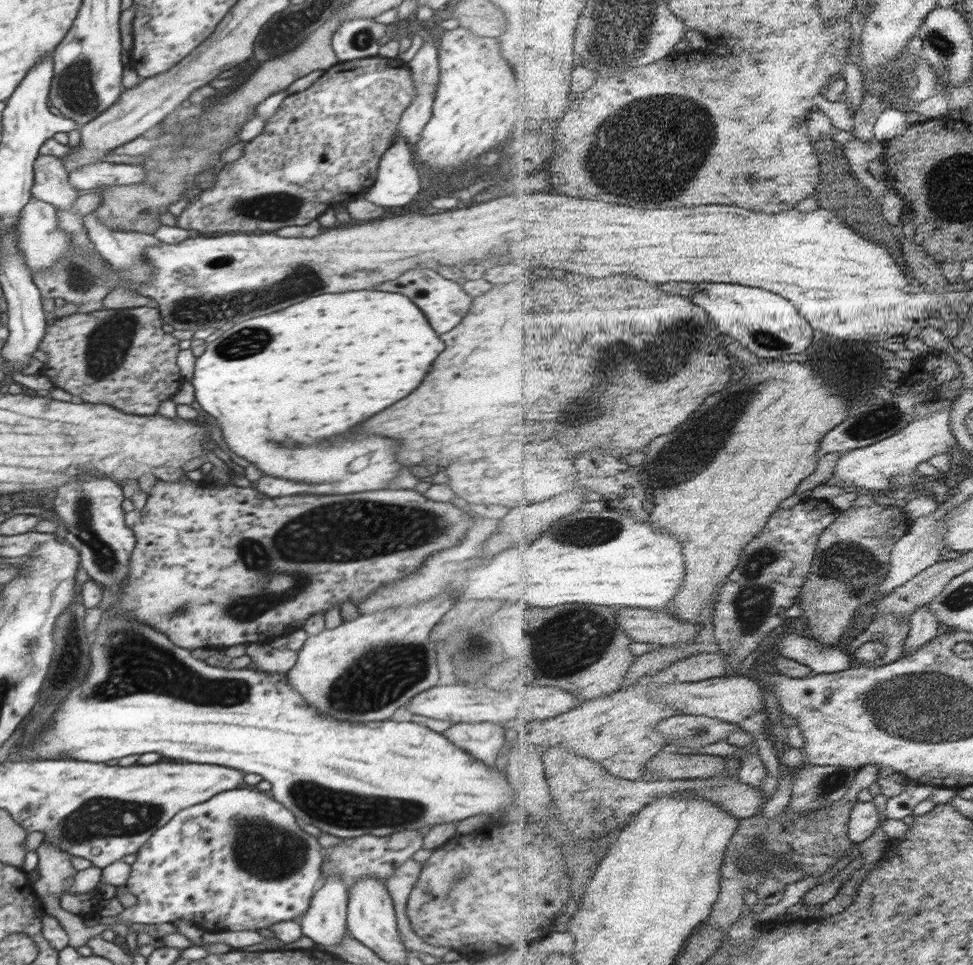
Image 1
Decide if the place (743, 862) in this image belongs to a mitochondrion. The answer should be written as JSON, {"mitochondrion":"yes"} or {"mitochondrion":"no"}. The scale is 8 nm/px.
{"mitochondrion":"yes"}

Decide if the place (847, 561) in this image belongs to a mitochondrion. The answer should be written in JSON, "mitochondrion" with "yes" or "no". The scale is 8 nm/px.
{"mitochondrion":"yes"}

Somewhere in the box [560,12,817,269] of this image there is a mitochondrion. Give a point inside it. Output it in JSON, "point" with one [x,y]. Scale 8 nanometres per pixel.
{"point":[681,137]}

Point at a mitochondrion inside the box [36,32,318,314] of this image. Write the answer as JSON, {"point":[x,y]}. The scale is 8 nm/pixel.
{"point":[76,90]}

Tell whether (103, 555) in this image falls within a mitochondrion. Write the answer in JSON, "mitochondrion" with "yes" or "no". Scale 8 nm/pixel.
{"mitochondrion":"yes"}

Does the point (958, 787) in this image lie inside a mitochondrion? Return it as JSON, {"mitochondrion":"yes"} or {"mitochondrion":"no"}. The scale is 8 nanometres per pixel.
{"mitochondrion":"no"}

